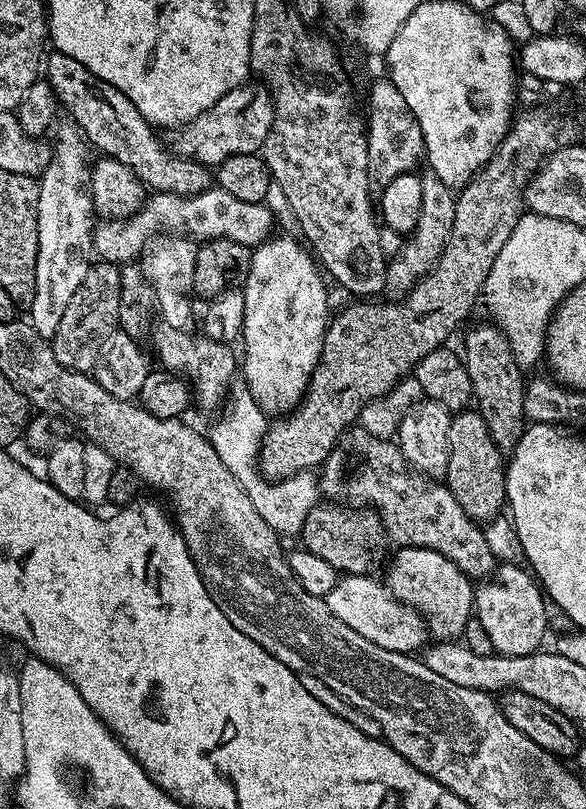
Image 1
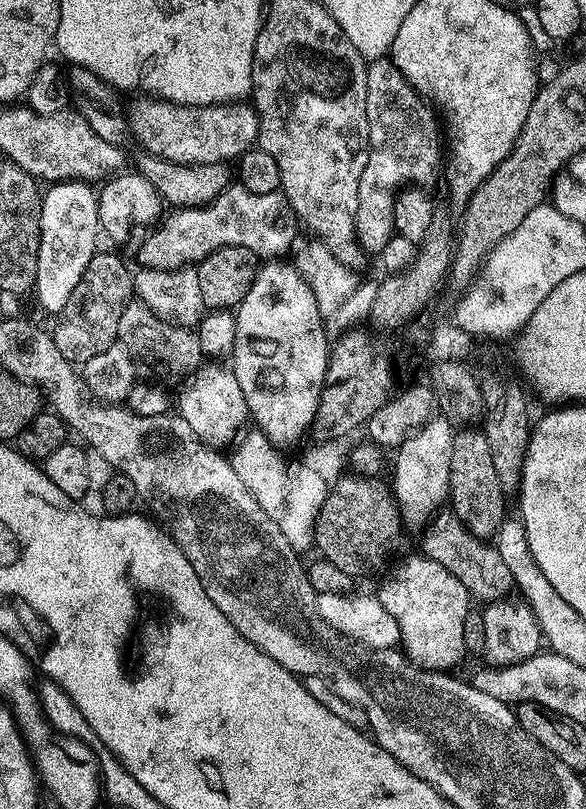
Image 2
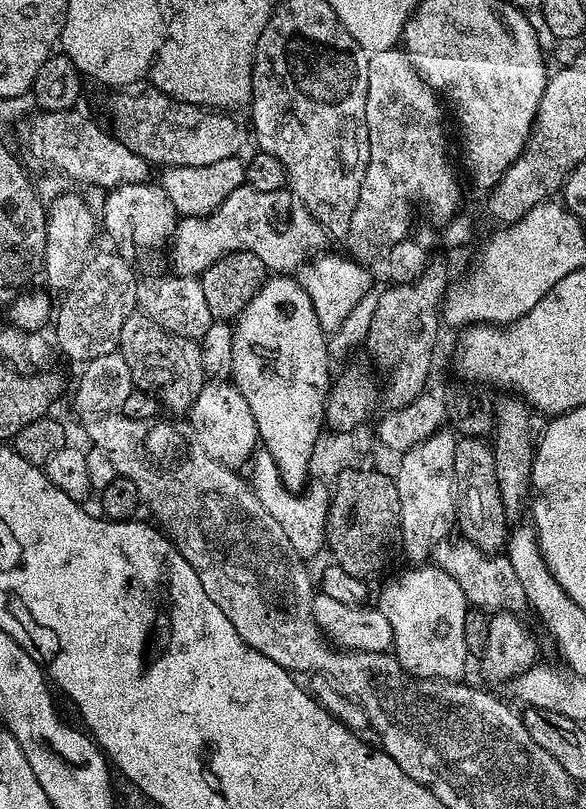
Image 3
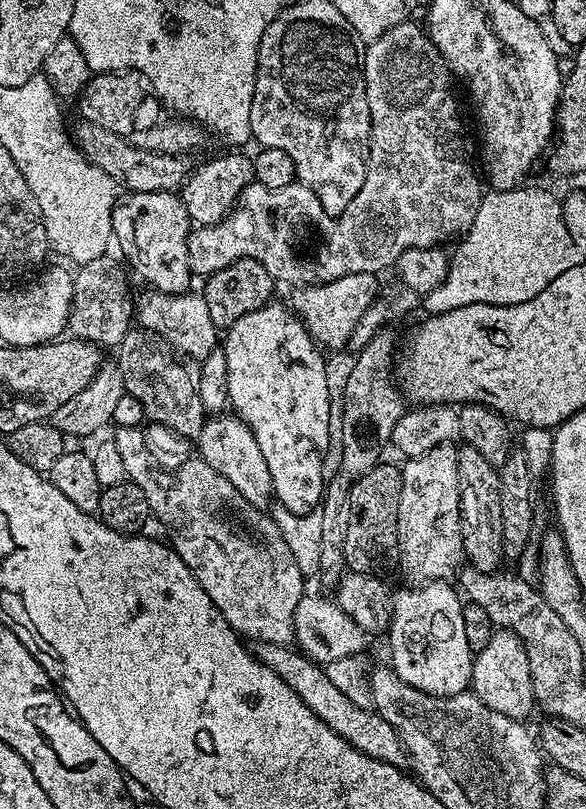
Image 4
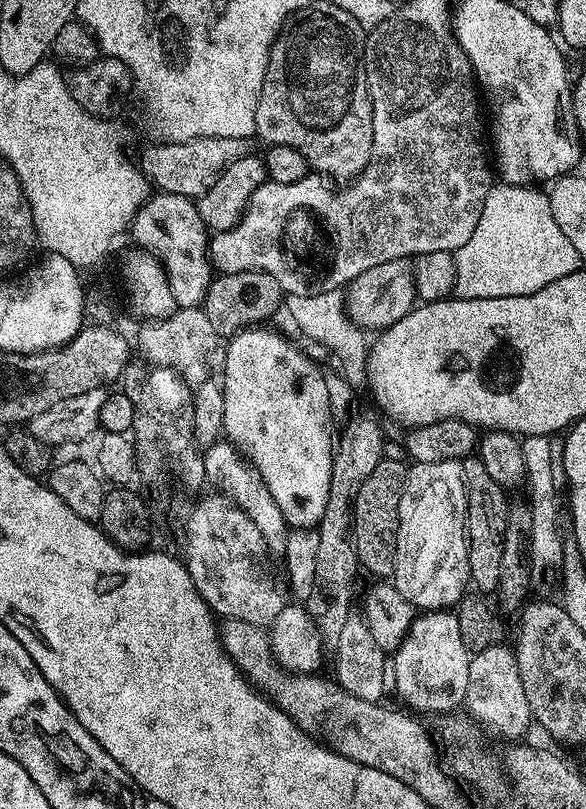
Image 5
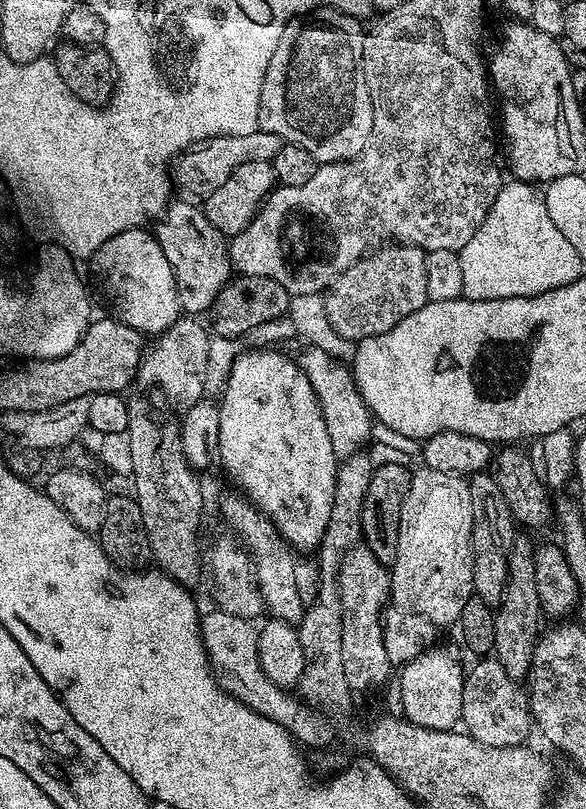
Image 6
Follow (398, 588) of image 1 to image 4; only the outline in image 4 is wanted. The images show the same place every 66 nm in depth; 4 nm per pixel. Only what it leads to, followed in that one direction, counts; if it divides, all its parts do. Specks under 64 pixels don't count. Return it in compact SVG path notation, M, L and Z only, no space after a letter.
M434 580L419 586L408 586L390 600L390 623L386 629L388 644L392 647L390 667L402 678L410 682L414 690L422 690L431 696L453 696L469 691L472 682L472 662L474 653L470 642L466 642L466 629L462 623L464 604L455 587L443 580Z

